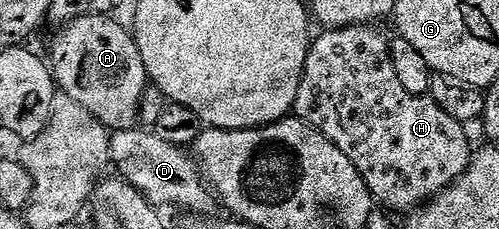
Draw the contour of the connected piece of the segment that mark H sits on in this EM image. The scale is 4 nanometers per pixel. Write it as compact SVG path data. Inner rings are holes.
M374 25L337 27L335 29L323 30L321 33L323 35L319 39L317 36L311 42L310 52L306 58L304 73L302 74L302 84L296 93L293 114L301 119L303 123L307 123L308 126L316 128L324 137L328 137L328 141L332 141L332 145L336 145L336 149L340 149L340 153L344 153L344 157L348 157L348 161L352 161L352 165L356 165L360 177L364 177L364 185L368 185L368 189L374 194L375 200L383 208L389 209L391 212L406 211L405 213L410 213L429 203L430 200L436 198L442 191L447 191L470 168L472 146L467 138L464 137L462 124L454 120L448 113L441 111L433 99L424 95L410 95L408 89L404 89L404 85L400 85L400 77L396 77L394 59L390 56L391 40L389 38L385 39L374 28Z

